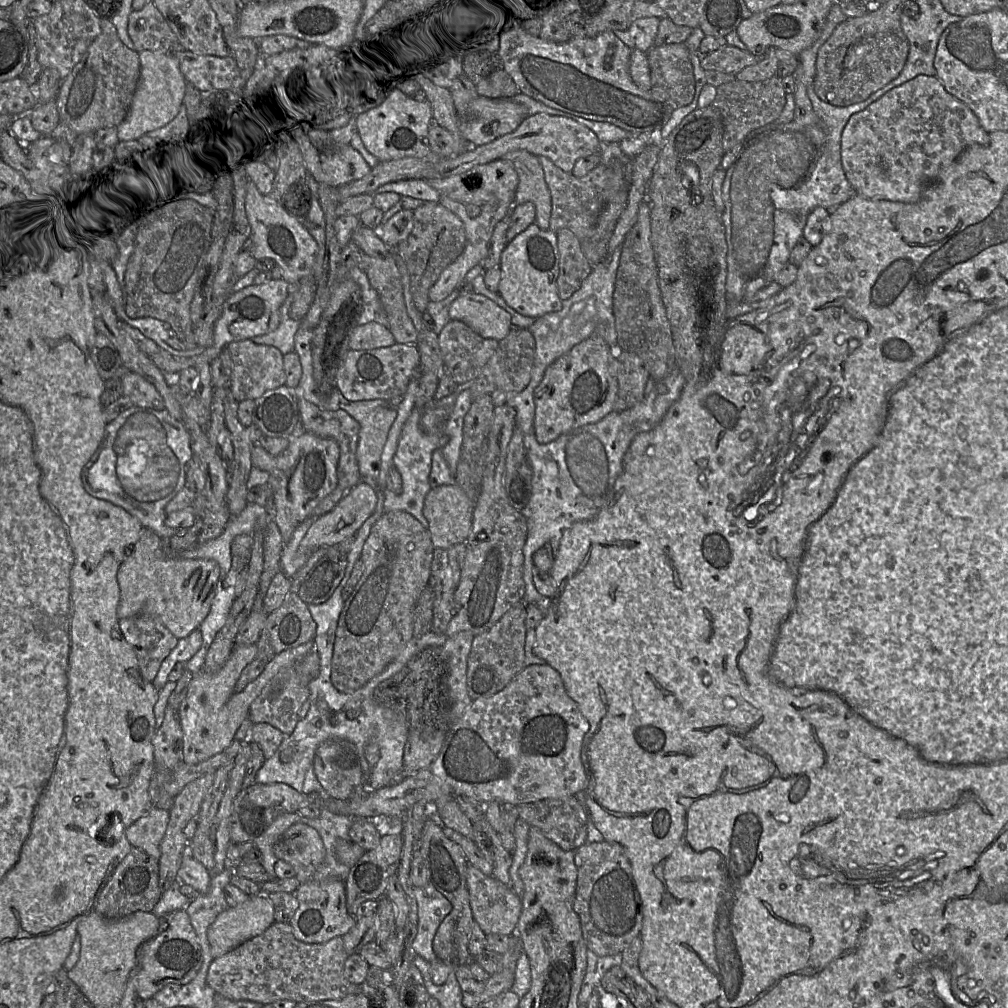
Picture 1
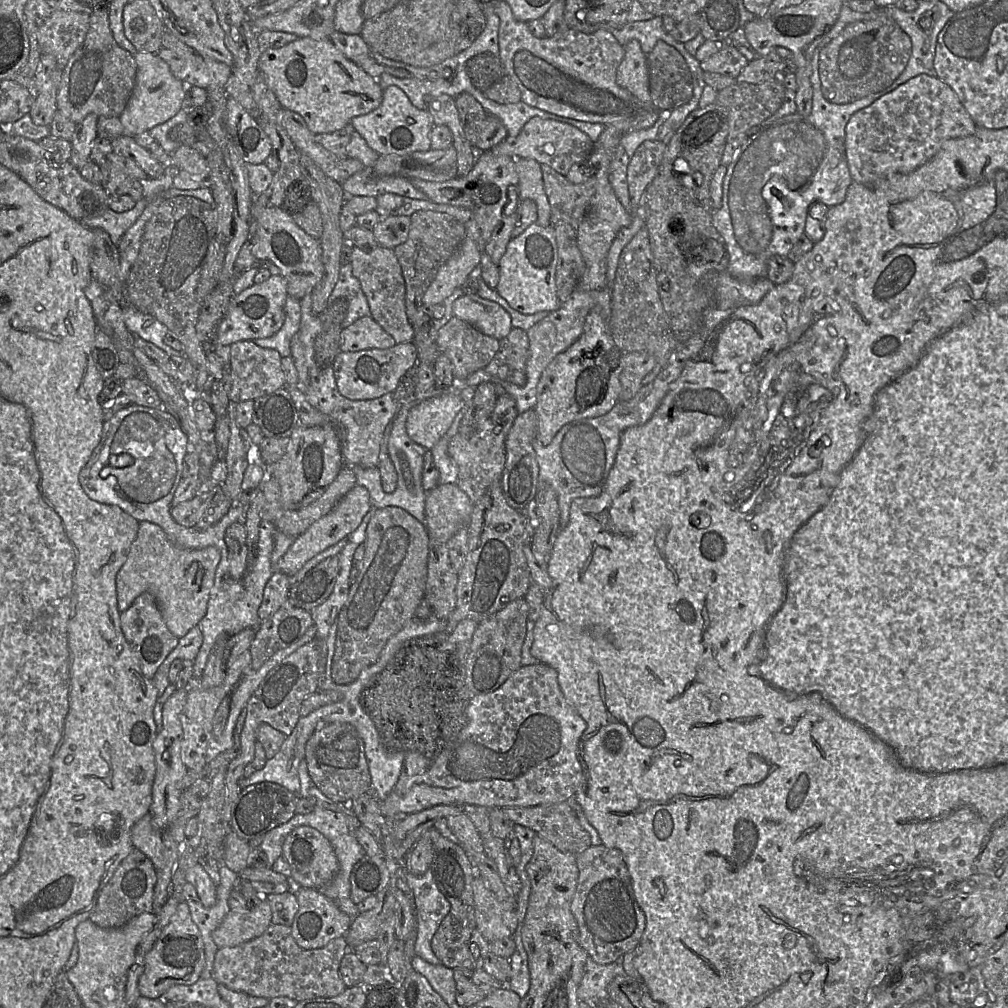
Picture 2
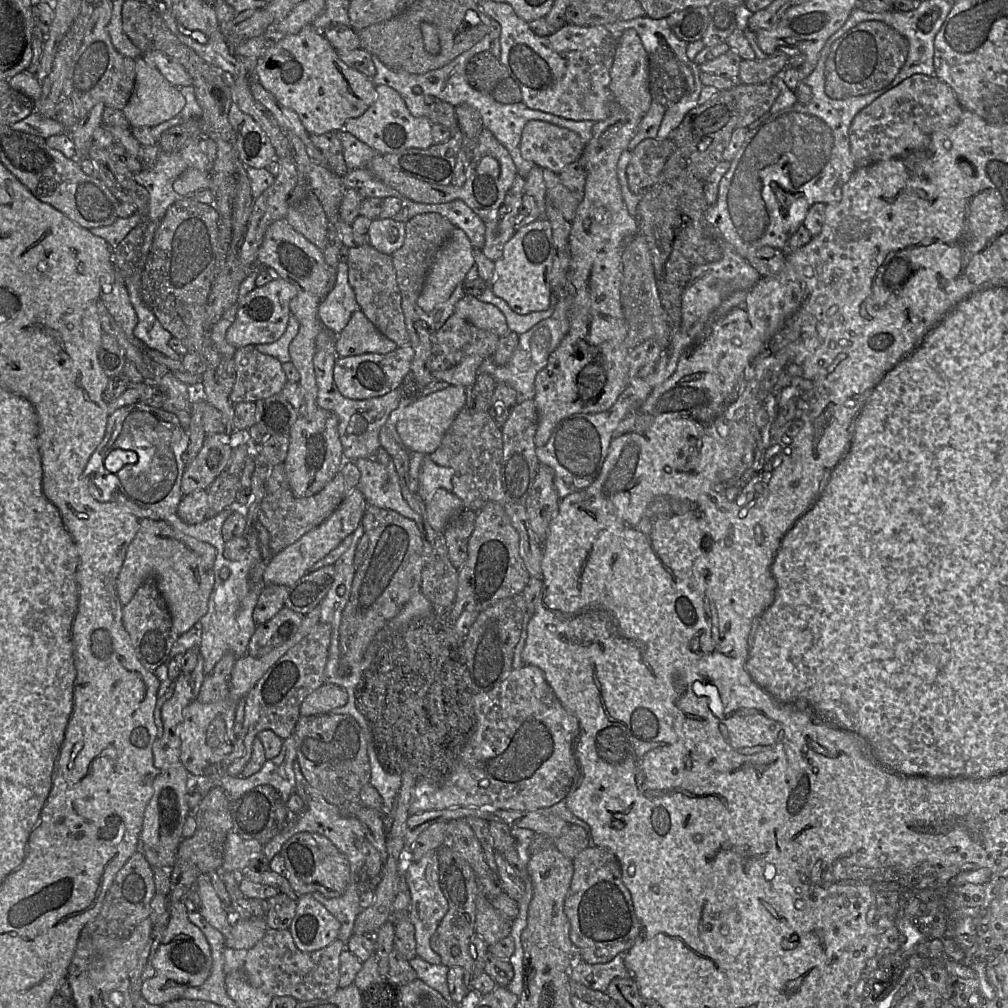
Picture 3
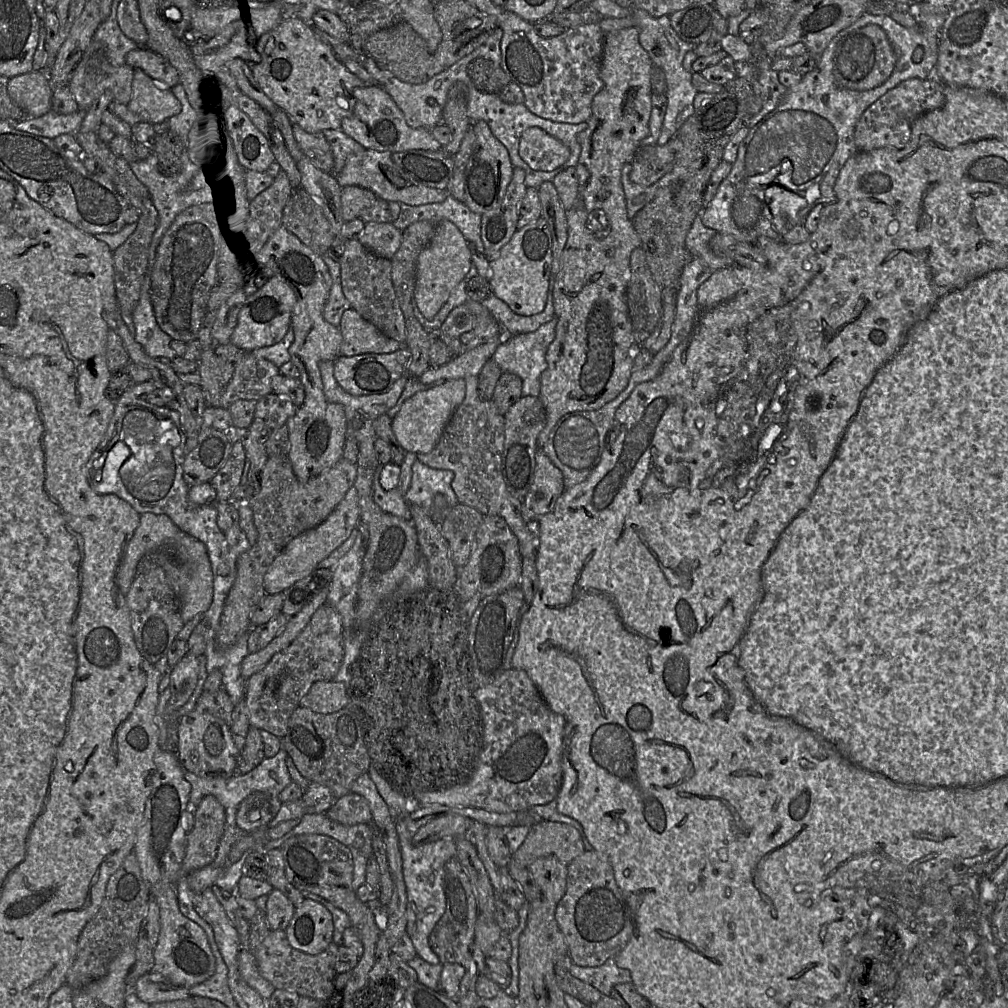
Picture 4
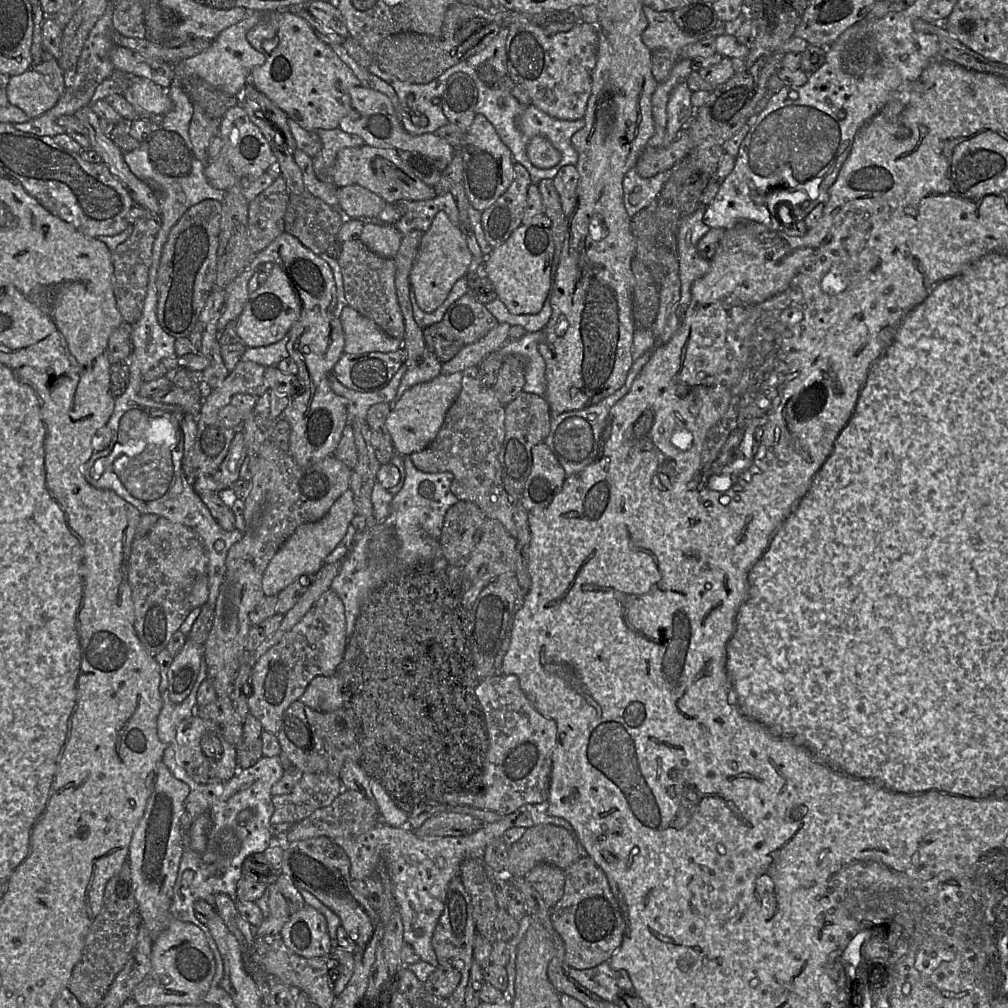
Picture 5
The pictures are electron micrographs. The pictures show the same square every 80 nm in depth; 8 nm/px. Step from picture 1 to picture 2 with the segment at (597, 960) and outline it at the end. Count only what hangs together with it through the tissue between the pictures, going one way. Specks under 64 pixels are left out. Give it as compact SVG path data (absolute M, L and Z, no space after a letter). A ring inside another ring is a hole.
M587 956L584 974L577 990L578 999L592 1004L607 1002L606 987L614 977L620 975L626 975L623 968L623 956L609 964L597 964Z

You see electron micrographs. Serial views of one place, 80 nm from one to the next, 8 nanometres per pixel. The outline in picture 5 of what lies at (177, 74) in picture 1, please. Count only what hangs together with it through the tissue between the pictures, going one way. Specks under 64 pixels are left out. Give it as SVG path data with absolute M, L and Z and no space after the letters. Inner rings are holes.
M131 77L131 84L124 96L132 105L141 108L150 116L165 115L173 107L167 91L143 77Z

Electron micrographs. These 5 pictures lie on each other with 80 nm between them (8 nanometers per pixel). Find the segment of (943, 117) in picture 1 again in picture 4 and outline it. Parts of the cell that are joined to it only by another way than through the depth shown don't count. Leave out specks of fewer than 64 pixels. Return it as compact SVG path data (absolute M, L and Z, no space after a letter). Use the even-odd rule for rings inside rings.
M935 76L925 80L907 79L888 90L860 116L854 130L857 151L894 147L904 148L911 138L911 124L919 116L941 108L945 102L945 85Z

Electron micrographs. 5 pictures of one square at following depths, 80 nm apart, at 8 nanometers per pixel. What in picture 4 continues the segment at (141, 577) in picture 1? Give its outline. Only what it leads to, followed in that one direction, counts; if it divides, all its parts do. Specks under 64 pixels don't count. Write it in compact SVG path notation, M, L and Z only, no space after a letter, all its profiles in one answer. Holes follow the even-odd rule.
M164 514L140 515L139 524L129 541L126 555L116 576L119 591L124 596L128 594L139 563L158 550L168 551L168 559L159 559L159 564L164 568L168 582L178 599L184 624L196 615L203 615L209 609L213 595L213 573L207 548L201 541L181 531Z

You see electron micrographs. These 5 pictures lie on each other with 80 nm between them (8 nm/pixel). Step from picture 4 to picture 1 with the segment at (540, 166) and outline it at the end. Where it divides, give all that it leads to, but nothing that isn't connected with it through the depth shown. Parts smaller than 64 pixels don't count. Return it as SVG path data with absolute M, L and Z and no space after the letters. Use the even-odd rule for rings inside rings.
M547 114L527 116L510 134L478 147L470 147L456 156L441 159L434 166L434 177L443 179L459 175L478 165L484 165L503 158L511 151L525 150L532 155L548 158L555 166L566 173L572 173L575 163L592 154L599 154L602 143L587 127L566 117L556 117Z

